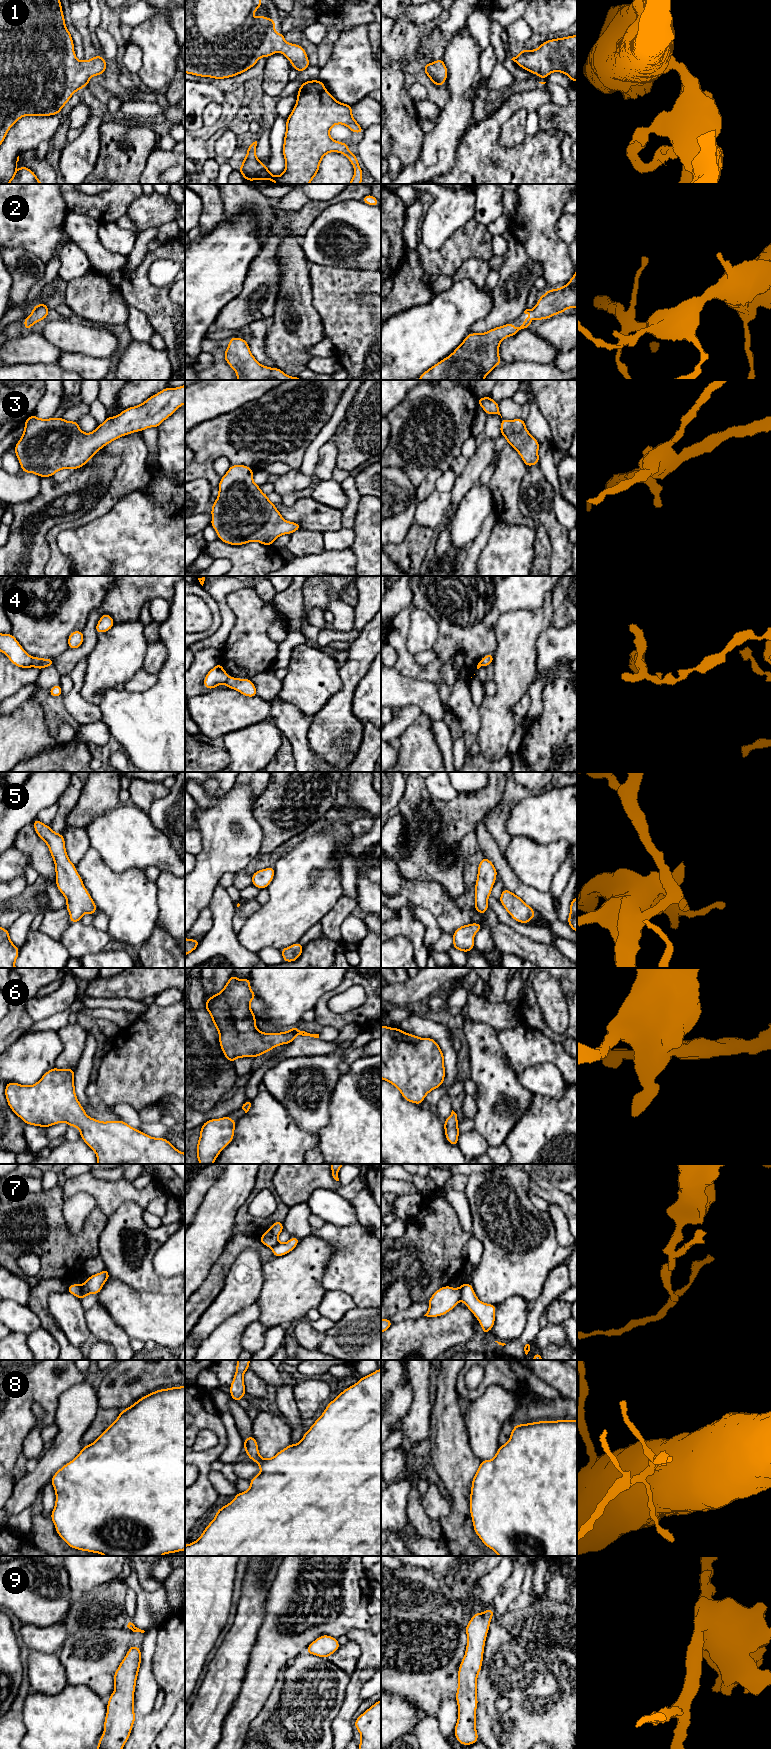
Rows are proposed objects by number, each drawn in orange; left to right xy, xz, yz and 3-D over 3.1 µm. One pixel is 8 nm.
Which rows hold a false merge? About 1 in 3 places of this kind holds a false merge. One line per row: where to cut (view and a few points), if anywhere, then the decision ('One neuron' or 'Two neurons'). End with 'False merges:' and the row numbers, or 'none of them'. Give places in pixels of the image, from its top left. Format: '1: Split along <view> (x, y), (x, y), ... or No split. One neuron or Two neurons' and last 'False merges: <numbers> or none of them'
1: No split. One neuron
2: No split. One neuron
3: No split. One neuron
4: Split along xy (31, 657), (33, 665). Two neurons
5: No split. One neuron
6: No split. One neuron
7: Split along xy (81, 1285), (79, 1298). Two neurons
8: No split. One neuron
9: No split. One neuron
False merges: 4, 7

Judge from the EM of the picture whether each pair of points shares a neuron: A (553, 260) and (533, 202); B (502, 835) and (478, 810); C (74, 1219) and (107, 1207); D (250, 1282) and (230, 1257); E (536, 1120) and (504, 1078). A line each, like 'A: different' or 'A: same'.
A: same
B: different
C: different
D: different
E: different

